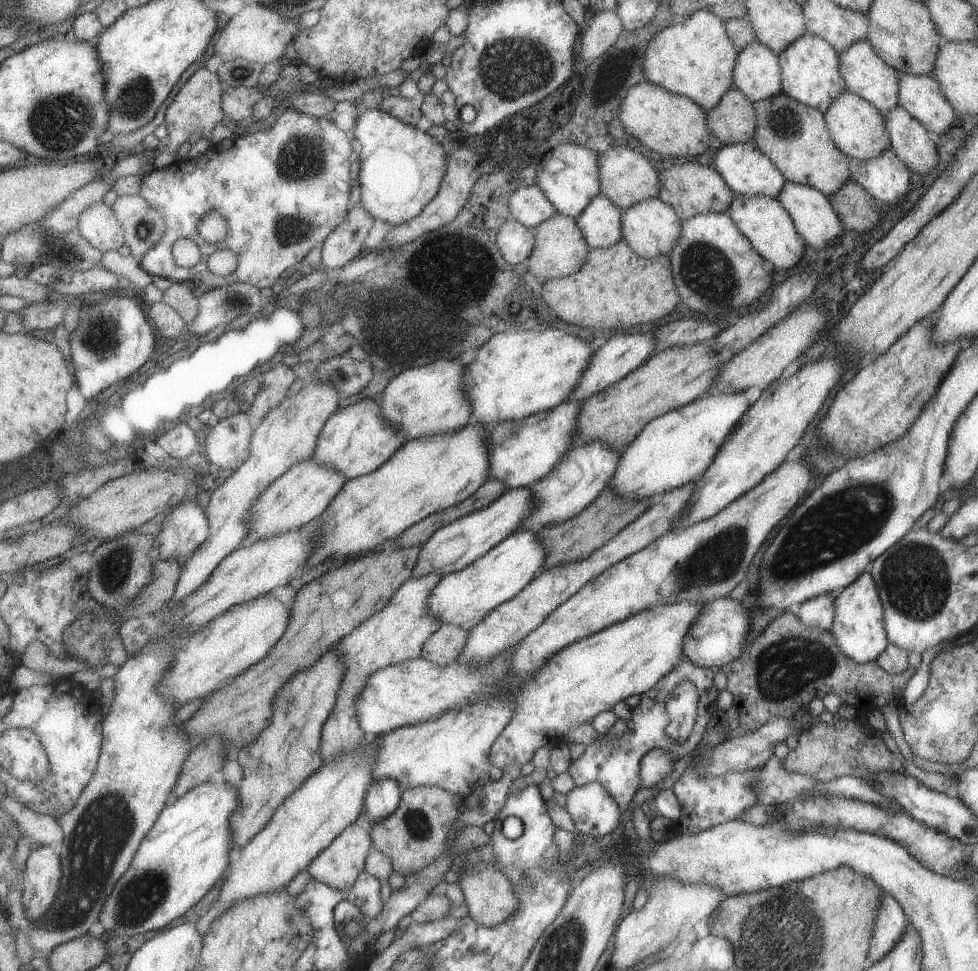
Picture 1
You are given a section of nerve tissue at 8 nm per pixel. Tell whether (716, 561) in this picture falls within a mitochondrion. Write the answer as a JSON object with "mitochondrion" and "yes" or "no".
{"mitochondrion":"yes"}

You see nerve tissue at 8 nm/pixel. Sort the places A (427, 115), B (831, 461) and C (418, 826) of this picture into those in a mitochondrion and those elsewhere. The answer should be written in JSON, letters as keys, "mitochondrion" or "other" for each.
{"A":"other","B":"other","C":"mitochondrion"}

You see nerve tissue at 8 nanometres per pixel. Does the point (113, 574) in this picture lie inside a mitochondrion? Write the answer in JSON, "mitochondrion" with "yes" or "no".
{"mitochondrion":"yes"}

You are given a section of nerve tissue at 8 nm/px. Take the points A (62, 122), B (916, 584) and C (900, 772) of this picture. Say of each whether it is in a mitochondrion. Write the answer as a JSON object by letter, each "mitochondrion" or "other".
{"A":"mitochondrion","B":"mitochondrion","C":"other"}

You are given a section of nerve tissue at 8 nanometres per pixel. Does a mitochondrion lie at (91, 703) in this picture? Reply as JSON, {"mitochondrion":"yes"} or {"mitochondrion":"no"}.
{"mitochondrion":"no"}

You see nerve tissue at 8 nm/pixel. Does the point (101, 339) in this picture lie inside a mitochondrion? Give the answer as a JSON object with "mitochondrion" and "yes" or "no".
{"mitochondrion":"yes"}

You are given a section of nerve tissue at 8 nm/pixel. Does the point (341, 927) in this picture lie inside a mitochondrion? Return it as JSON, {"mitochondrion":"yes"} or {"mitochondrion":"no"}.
{"mitochondrion":"no"}

